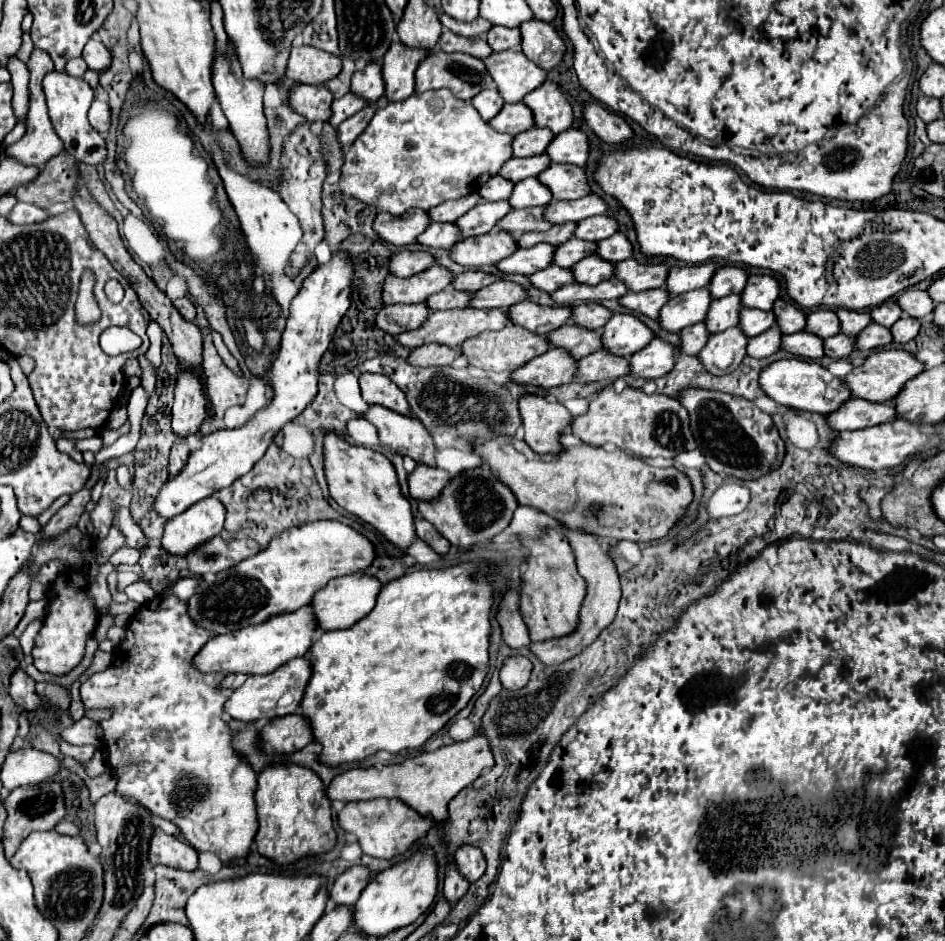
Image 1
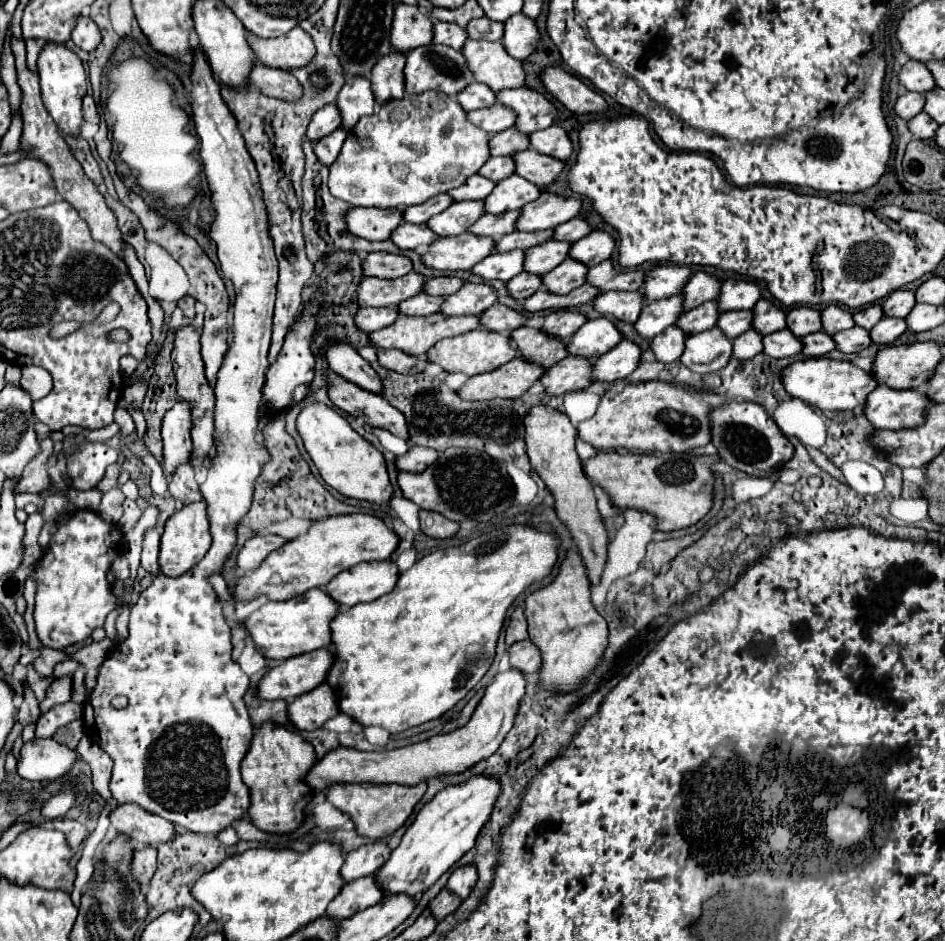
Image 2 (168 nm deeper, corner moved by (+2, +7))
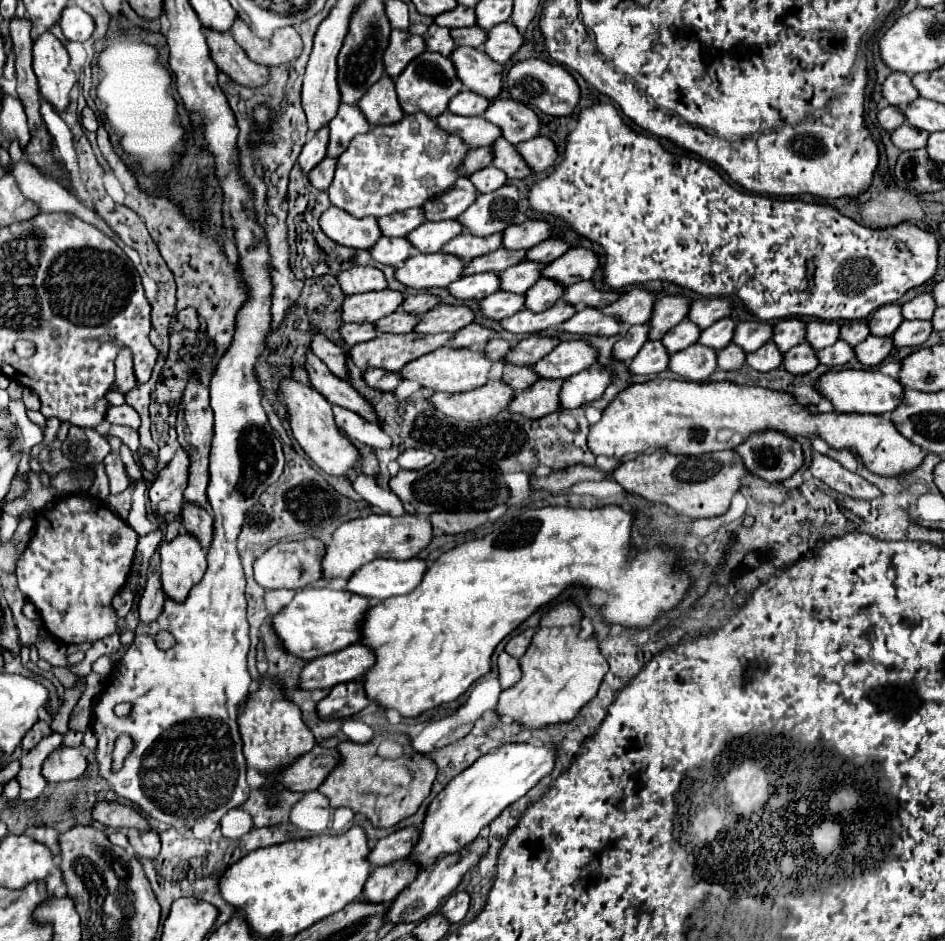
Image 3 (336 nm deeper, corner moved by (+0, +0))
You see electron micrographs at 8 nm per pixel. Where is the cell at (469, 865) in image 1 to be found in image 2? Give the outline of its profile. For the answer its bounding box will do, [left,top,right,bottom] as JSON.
[448,865,478,899]

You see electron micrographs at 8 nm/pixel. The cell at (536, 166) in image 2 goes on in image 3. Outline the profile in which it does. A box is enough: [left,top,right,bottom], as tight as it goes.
[492,140,532,180]

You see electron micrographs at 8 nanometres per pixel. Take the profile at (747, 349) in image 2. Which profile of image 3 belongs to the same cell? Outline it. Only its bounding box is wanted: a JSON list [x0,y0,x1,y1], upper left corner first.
[718,344,746,370]

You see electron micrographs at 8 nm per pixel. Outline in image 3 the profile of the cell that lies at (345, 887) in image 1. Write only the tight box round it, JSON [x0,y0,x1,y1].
[368,826,420,866]

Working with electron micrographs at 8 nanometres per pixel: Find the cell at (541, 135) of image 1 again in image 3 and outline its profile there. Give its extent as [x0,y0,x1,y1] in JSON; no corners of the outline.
[460,146,492,176]

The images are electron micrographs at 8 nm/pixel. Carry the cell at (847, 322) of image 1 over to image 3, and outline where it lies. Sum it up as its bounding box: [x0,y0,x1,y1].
[806,320,840,350]

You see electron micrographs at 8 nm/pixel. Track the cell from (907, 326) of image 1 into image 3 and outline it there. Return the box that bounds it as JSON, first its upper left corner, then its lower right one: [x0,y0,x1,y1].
[856,336,892,366]

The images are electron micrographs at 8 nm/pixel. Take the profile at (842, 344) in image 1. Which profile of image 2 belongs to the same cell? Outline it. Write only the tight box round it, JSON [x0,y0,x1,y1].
[802,331,836,357]

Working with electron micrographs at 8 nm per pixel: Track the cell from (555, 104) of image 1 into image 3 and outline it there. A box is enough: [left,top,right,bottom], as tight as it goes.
[484,98,540,146]

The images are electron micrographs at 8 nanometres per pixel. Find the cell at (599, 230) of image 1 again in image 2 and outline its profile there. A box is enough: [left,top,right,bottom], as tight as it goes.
[554,217,592,243]

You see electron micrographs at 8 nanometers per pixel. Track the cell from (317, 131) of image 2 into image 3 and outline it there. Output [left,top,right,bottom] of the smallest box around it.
[298,126,328,174]

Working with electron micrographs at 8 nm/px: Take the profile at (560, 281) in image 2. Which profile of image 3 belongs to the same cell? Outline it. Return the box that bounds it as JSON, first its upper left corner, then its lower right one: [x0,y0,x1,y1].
[526,278,564,312]

